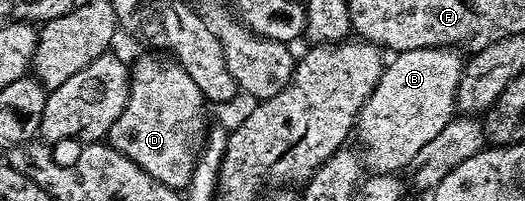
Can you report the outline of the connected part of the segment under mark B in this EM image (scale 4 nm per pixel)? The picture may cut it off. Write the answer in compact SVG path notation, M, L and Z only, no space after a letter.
M453 48L444 49L417 49L416 51L404 51L394 53L389 58L388 64L383 68L382 75L372 95L364 103L364 107L358 113L356 137L362 140L366 148L364 153L364 165L371 174L398 173L405 170L412 163L416 153L422 147L427 146L436 135L443 131L446 124L456 117L456 91L460 83L460 75L464 66L463 58L457 57Z

